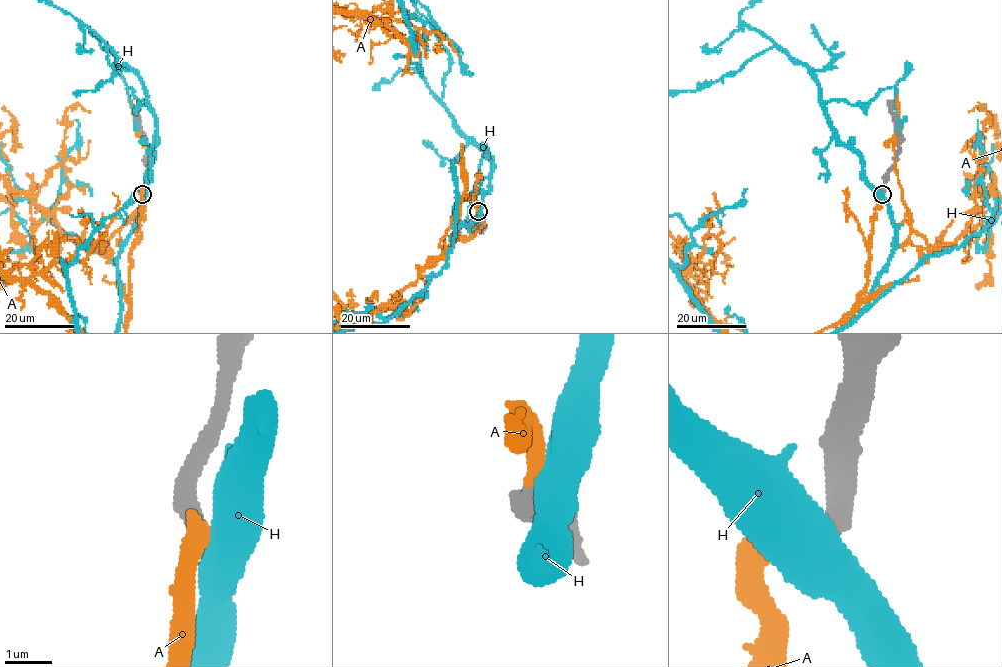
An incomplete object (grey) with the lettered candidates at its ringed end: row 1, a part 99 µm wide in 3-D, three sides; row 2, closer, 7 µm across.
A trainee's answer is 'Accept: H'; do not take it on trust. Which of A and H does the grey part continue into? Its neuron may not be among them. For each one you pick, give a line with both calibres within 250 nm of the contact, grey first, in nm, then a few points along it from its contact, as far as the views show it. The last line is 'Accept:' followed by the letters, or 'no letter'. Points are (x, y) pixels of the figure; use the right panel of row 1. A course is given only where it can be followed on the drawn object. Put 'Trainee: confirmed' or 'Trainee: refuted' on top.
Trainee: refuted
A: calibres 480 and 420 nm
Accept: A

